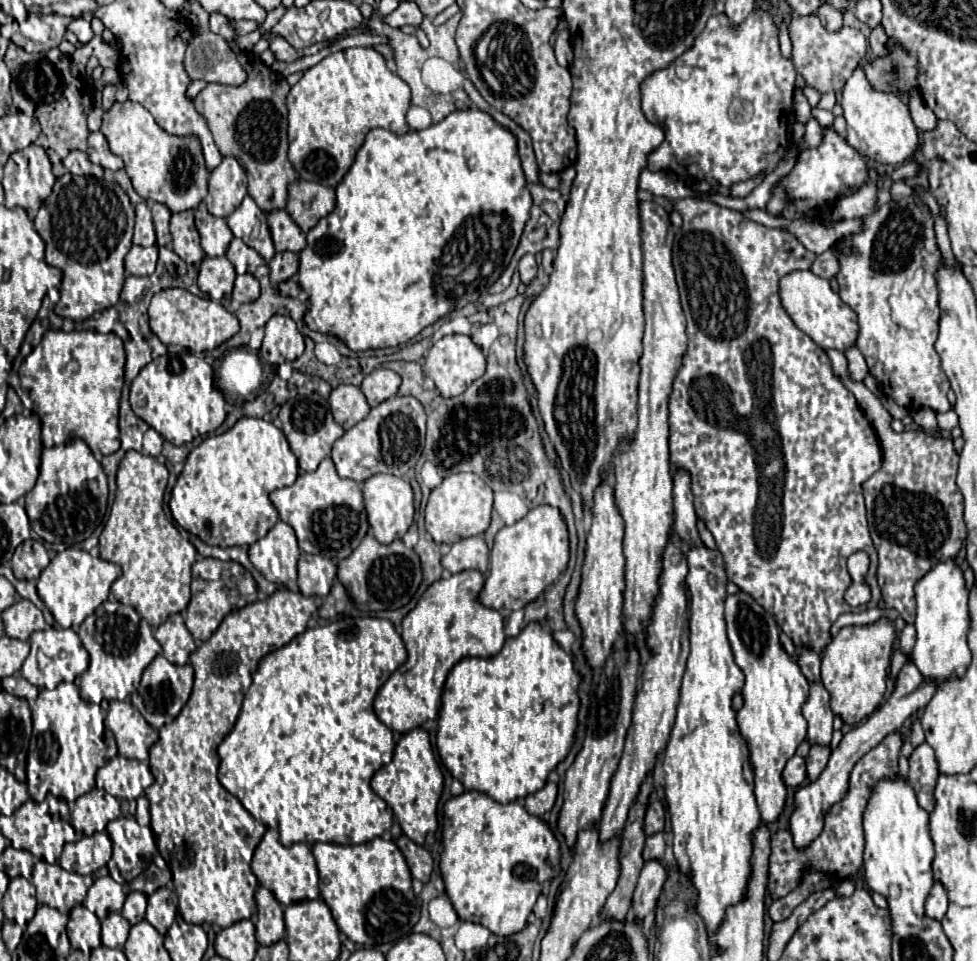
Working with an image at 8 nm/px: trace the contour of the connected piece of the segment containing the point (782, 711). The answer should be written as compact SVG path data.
M740 590L726 598L726 624L736 664L746 676L742 686L744 706L736 712L736 722L750 750L754 794L762 822L770 824L782 812L786 800L786 786L780 778L780 770L784 768L784 762L794 756L798 744L806 738L808 724L802 716L802 704L808 698L808 680L800 672L800 666L782 648L780 628L772 614L768 614L750 594Z

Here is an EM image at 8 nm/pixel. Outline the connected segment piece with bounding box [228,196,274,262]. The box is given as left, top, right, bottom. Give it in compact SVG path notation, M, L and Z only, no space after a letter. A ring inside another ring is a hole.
M246 196L242 204L228 216L228 226L236 238L242 238L266 262L274 256L274 244L264 212L256 206L250 196Z

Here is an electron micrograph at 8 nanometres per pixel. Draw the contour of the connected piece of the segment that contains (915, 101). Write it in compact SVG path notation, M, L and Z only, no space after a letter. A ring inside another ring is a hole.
M912 88L910 90L910 98L908 98L908 108L910 108L910 116L912 116L912 120L914 120L914 124L916 124L916 128L920 130L920 132L924 132L924 130L932 130L932 128L936 128L936 116L934 116L934 112L924 104L924 100L922 100L922 96L920 96L920 92L916 92L918 88Z

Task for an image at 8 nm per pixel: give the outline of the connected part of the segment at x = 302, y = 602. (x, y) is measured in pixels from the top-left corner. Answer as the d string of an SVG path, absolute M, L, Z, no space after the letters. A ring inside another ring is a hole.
M276 590L266 600L256 600L254 604L232 610L220 624L224 634L218 628L218 632L210 640L206 640L200 648L196 648L190 654L190 664L194 666L194 688L190 700L172 724L160 728L160 738L150 750L150 770L154 774L154 783L144 790L150 804L150 828L156 836L160 856L172 870L174 888L178 894L178 910L186 922L208 922L226 928L238 920L250 918L256 912L254 888L258 888L258 880L250 870L250 860L266 828L258 820L254 820L254 816L242 806L242 802L218 782L216 772L220 760L216 754L216 746L234 726L244 700L236 668L244 664L250 672L254 672L262 656L286 646L292 638L306 630L312 612L316 612L320 604L322 598L318 596L302 596L300 592Z

